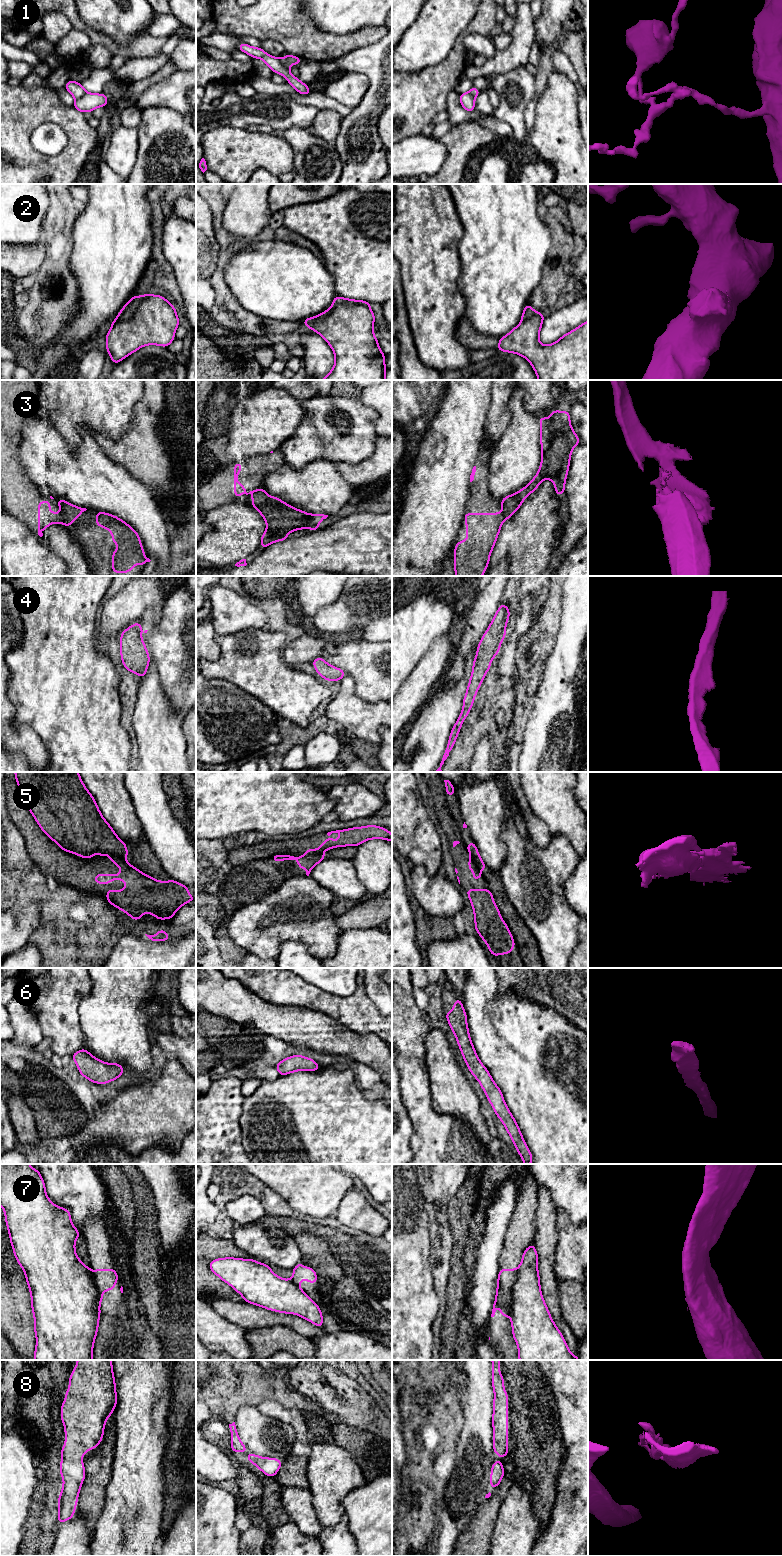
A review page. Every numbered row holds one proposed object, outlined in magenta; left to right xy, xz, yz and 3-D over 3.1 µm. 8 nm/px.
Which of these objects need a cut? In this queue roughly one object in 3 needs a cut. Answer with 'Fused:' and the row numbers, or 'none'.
Fused: 1, 2, 3, 5, 7

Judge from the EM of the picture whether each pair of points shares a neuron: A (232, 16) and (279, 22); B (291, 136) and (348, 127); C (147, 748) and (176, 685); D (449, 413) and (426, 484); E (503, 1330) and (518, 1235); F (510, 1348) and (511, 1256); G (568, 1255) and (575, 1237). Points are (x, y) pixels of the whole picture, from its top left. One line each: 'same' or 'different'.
A: same
B: different
C: different
D: same
E: same
F: same
G: same

